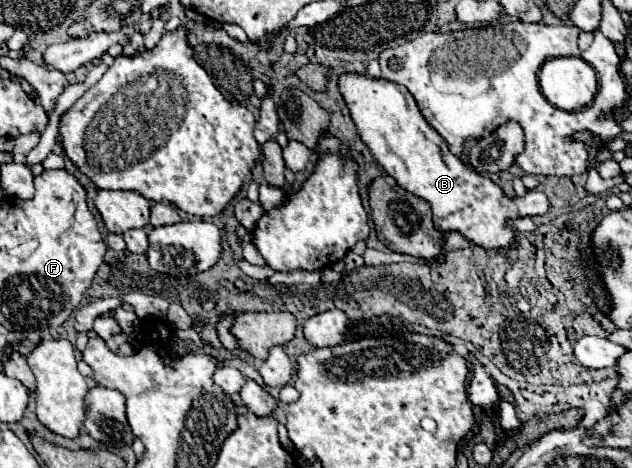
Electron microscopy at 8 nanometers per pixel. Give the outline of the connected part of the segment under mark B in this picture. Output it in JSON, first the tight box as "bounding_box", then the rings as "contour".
{"bounding_box":[339,75,549,249],"contour":[[[343,75],[339,87],[357,131],[377,163],[409,193],[431,203],[433,223],[437,223],[441,231],[461,231],[475,245],[501,249],[509,247],[515,237],[515,231],[507,225],[509,217],[547,213],[549,199],[545,193],[533,189],[527,191],[525,197],[509,199],[489,177],[481,177],[465,167],[465,163],[447,149],[447,143],[431,131],[413,95],[403,85],[367,75]]]}

